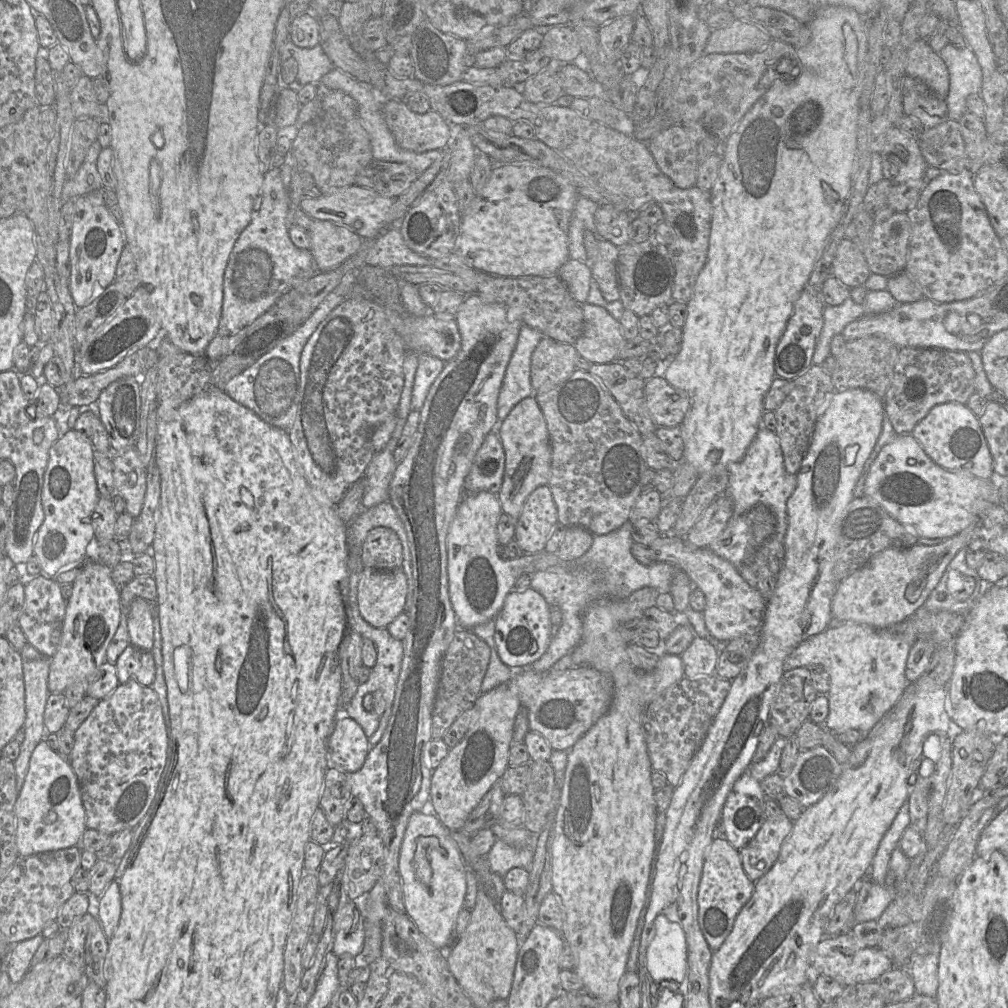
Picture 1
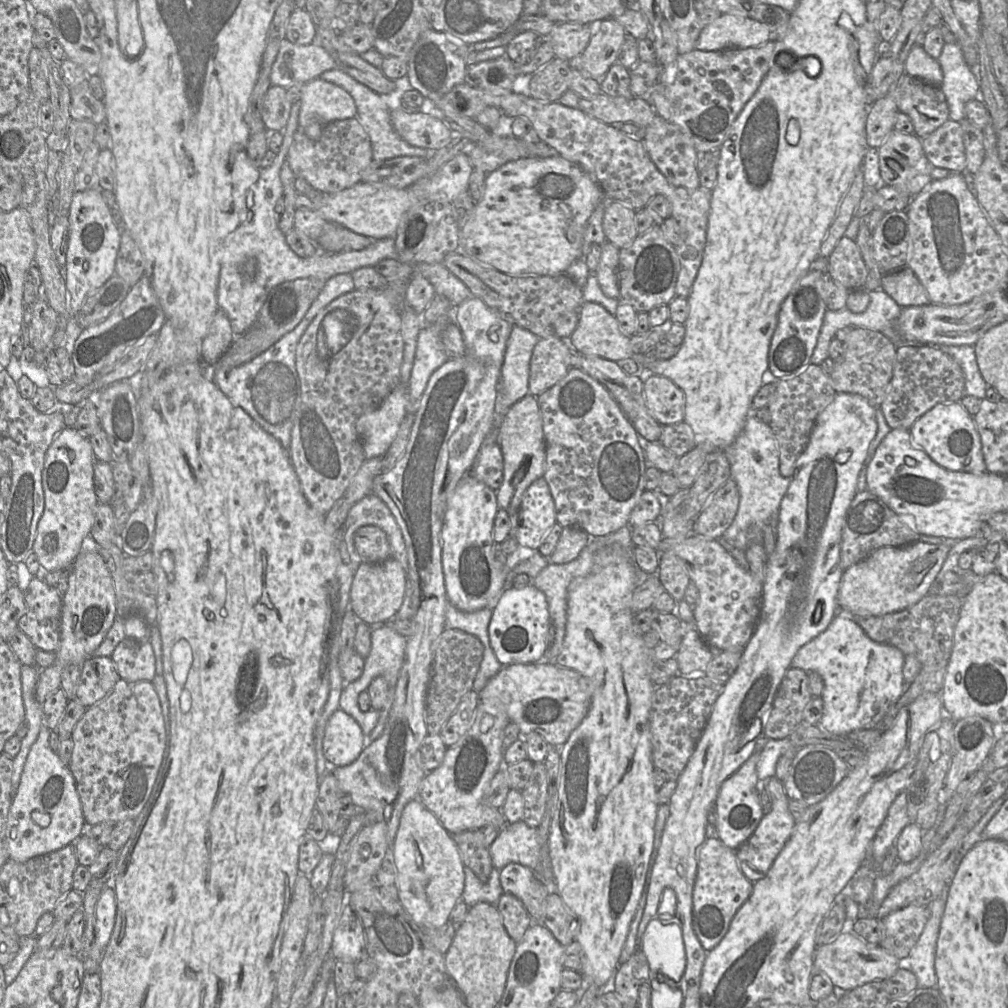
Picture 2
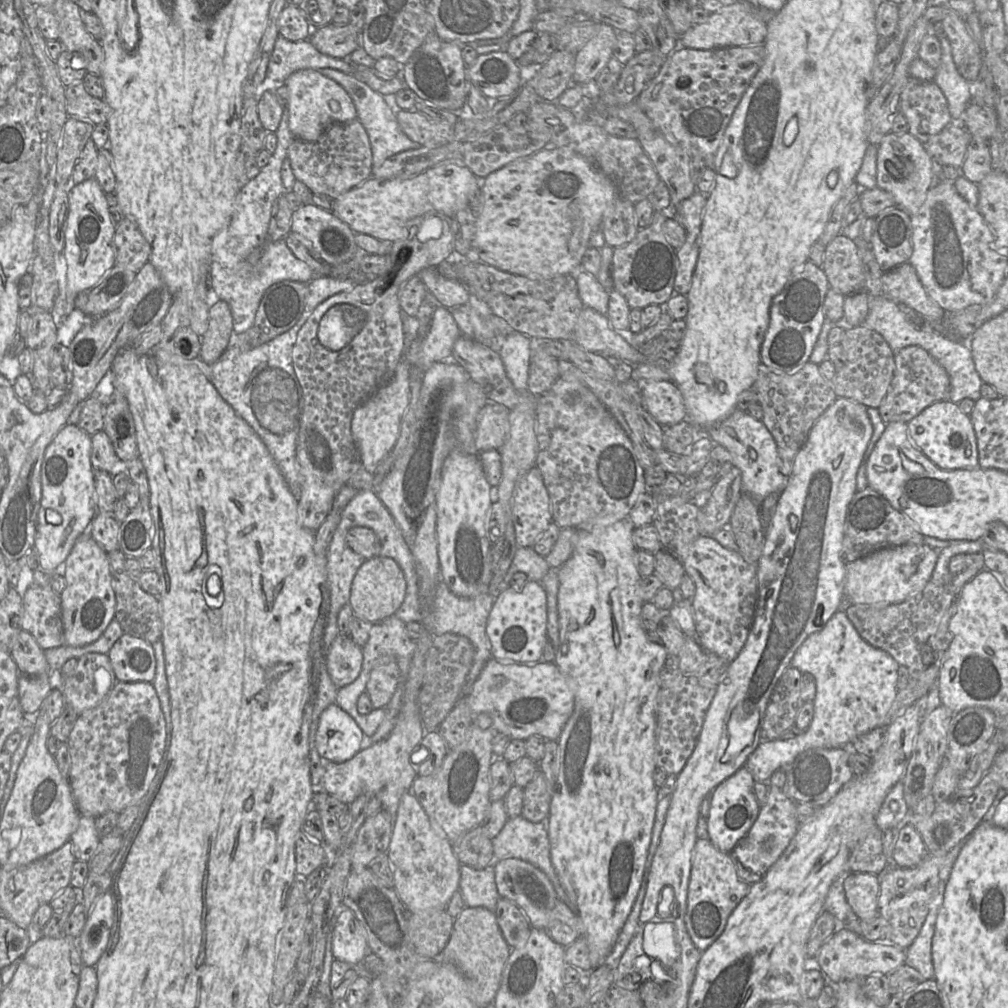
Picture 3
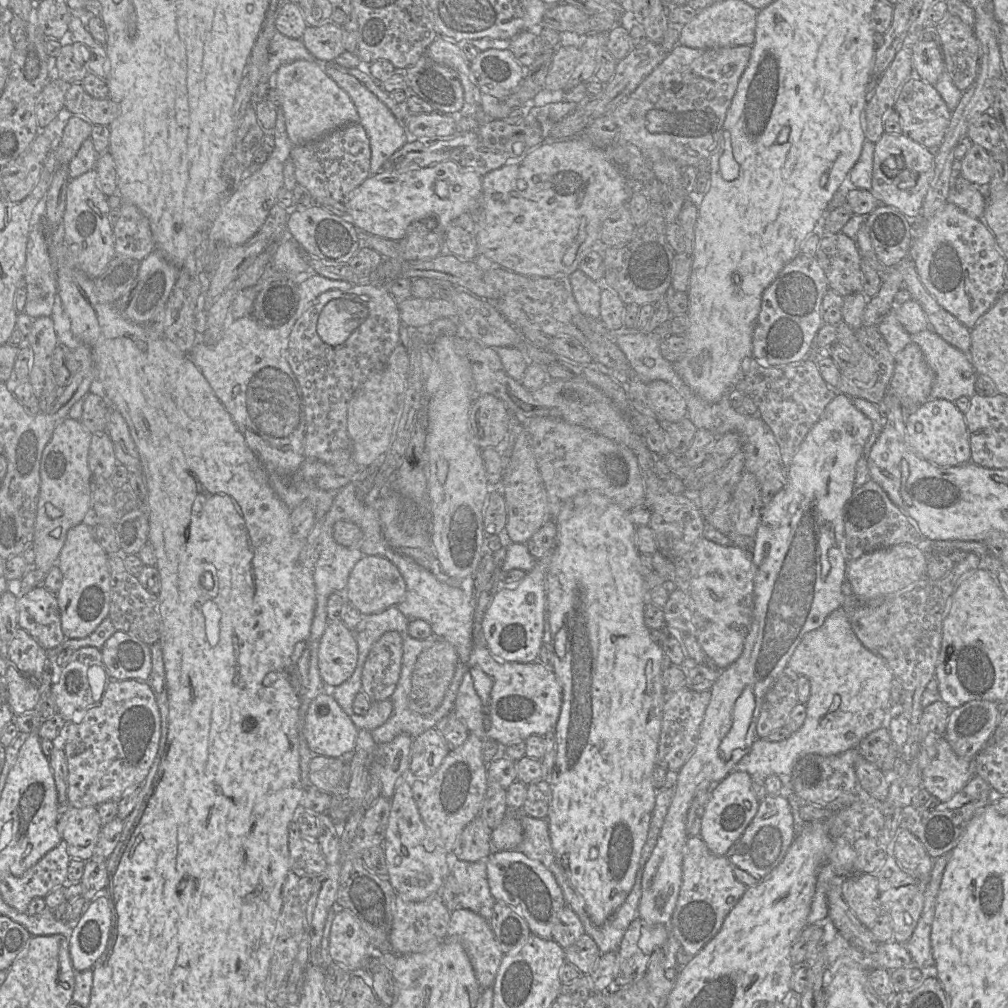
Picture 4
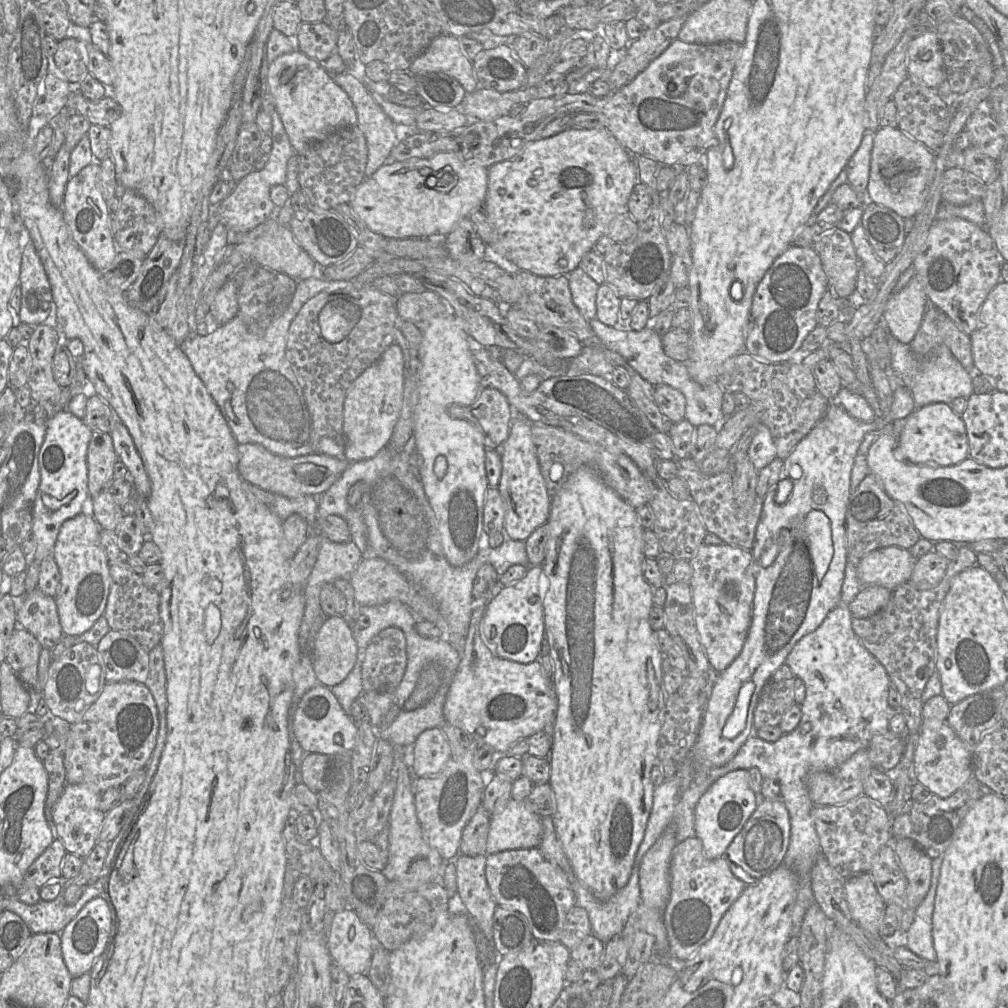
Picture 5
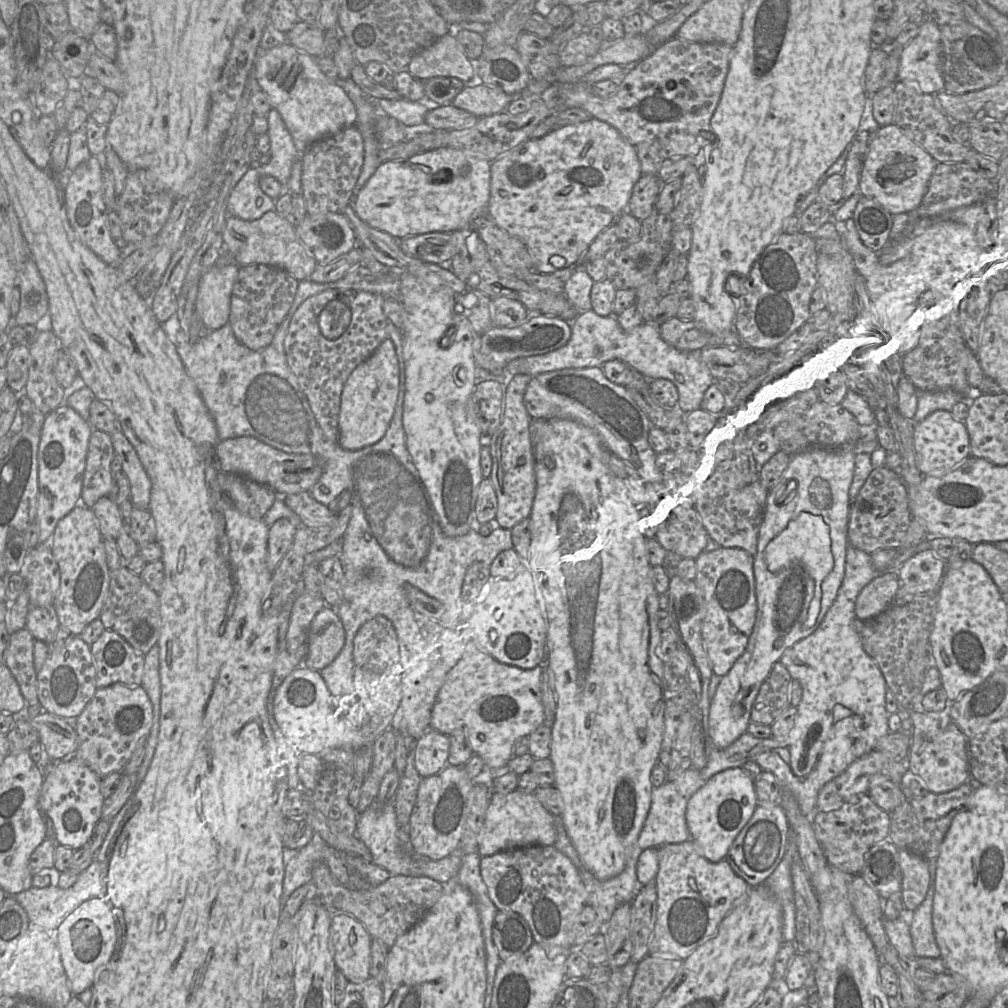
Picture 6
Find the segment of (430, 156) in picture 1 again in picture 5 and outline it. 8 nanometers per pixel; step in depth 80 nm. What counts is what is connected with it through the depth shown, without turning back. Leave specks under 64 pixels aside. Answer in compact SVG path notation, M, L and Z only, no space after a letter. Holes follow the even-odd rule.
M346 71L340 74L330 75L334 82L348 94L355 107L357 113L357 126L363 132L366 139L367 162L364 170L364 177L367 178L389 160L391 150L398 143L395 123L374 100L366 86L350 72Z

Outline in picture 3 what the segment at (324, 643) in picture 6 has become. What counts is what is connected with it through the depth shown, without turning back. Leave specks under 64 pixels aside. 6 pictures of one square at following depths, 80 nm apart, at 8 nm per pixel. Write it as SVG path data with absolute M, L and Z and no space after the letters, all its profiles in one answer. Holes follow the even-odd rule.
M338 634L325 655L325 666L335 686L341 688L355 681L362 664L362 648L350 636Z

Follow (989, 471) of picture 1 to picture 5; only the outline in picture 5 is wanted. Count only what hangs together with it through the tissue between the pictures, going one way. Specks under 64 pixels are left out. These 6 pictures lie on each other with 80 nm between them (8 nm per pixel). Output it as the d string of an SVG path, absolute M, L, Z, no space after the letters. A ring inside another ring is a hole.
M937 402L916 408L904 421L899 434L894 457L929 466L953 466L969 457L966 426L950 404Z

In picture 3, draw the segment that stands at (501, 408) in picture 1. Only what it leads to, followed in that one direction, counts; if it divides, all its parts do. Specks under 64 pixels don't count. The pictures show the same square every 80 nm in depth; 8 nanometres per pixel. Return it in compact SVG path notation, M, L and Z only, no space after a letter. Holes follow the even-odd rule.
M513 331L506 337L499 351L506 374L517 390L527 390L532 350L533 340Z

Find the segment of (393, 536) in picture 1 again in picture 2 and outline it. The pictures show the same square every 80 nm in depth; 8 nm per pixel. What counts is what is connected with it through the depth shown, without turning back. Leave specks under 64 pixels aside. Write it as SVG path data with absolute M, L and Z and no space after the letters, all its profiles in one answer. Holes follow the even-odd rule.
M377 526L360 527L354 534L354 545L363 563L377 563L392 558L388 537Z

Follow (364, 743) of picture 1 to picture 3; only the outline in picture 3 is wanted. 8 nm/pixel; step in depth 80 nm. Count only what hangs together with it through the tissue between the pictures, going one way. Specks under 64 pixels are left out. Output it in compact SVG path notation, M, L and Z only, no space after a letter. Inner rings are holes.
M336 703L321 713L315 745L319 755L329 762L350 760L360 751L363 738L356 721Z

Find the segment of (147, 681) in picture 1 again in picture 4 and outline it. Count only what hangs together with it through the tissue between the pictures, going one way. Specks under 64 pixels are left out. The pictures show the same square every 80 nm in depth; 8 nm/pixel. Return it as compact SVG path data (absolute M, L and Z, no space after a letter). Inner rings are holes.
M116 631L101 649L110 680L148 681L152 671L151 647L135 636Z

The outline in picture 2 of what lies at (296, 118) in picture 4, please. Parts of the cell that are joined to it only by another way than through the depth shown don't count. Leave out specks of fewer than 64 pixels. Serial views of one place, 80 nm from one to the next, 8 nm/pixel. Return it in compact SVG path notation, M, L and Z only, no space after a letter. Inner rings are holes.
M321 78L301 87L298 129L311 140L318 140L323 128L334 121L357 118L353 98L342 87Z

